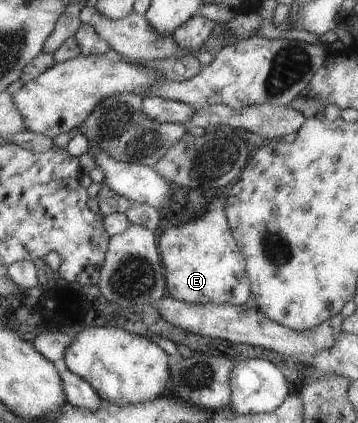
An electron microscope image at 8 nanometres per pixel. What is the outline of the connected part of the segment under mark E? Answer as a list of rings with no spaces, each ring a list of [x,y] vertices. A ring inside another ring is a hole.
[[[227,189],[208,205],[206,213],[198,219],[192,219],[184,225],[161,227],[159,230],[158,248],[164,267],[166,294],[174,300],[240,306],[252,294],[248,293],[245,257],[241,255],[225,217],[225,192]]]

